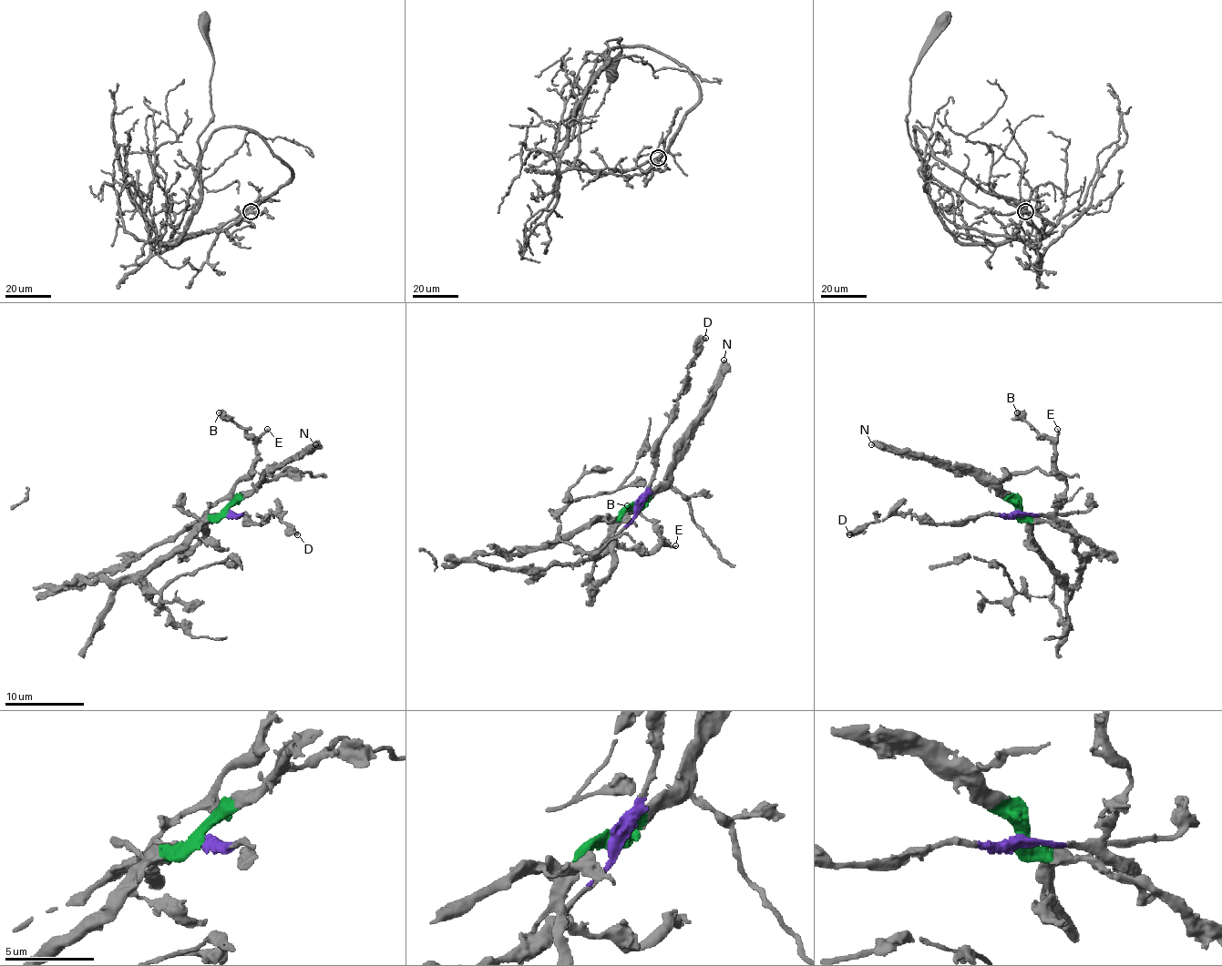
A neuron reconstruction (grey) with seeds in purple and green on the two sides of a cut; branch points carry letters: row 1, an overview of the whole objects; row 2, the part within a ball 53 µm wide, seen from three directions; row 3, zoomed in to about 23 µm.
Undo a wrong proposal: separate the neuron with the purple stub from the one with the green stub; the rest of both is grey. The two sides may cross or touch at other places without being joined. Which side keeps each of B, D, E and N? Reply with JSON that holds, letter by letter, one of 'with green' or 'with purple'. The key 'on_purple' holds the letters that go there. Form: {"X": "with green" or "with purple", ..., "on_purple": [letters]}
{"B": "with purple", "D": "with purple", "E": "with purple", "N": "with green", "on_purple": ["B", "D", "E"]}

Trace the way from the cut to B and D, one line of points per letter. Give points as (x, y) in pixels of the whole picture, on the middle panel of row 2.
B: (634, 506), (634, 518), (618, 533), (616, 542), (638, 554), (648, 554), (663, 542), (648, 520), (626, 506)
D: (634, 506), (650, 484), (660, 434), (668, 424), (695, 347), (705, 338)

